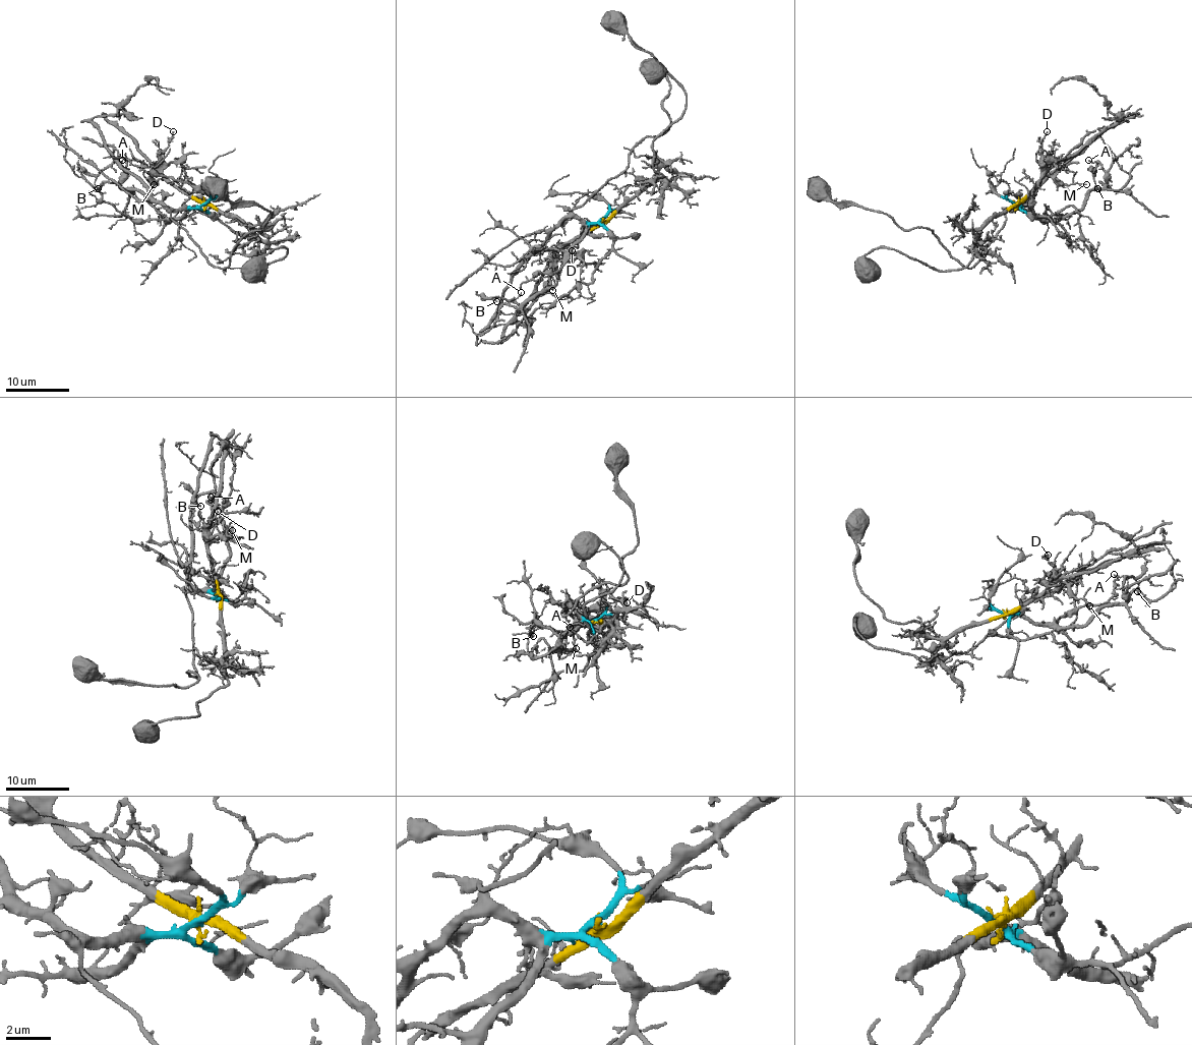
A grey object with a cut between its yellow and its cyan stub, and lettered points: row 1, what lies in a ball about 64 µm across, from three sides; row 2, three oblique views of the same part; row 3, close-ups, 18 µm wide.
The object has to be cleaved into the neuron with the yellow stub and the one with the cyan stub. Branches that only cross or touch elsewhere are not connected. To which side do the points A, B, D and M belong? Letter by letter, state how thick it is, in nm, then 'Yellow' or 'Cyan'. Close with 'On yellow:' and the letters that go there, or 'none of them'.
A: Thickness 120 nm. Cyan
B: Thickness 110 nm. Cyan
D: Thickness 100 nm. Yellow
M: Thickness 150 nm. Yellow
On yellow: D, M

